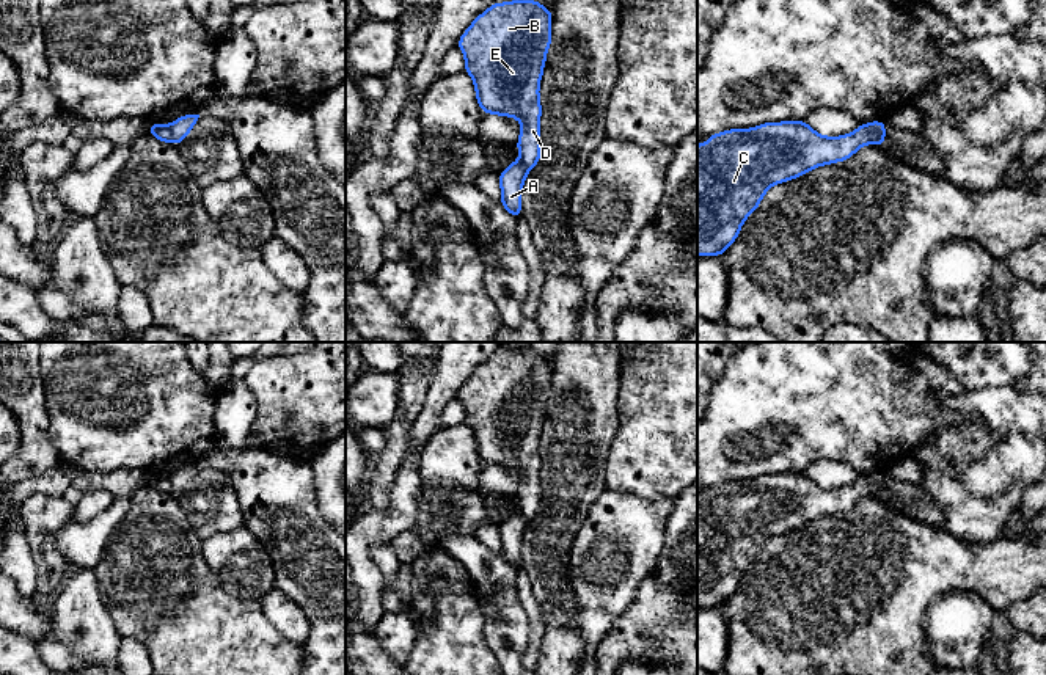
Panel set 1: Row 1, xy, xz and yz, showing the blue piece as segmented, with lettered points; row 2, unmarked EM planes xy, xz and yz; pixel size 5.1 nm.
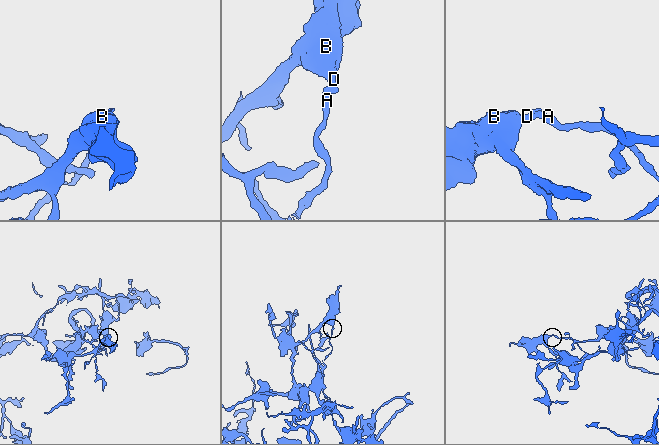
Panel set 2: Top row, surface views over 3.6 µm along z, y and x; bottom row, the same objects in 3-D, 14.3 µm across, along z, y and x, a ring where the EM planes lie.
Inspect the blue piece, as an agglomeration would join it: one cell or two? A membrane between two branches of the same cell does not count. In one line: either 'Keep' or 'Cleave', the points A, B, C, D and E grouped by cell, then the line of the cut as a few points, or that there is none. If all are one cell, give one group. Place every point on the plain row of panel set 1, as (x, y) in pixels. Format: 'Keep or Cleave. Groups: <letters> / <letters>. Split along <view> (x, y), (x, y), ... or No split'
Cleave. Groups: A / B C D E. Split along xy (168, 477), (173, 493)

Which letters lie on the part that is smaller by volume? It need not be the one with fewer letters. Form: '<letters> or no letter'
A

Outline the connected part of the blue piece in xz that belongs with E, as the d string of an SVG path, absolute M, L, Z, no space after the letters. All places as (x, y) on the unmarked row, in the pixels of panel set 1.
M536 352L492 355L485 364L474 370L455 397L463 402L463 422L473 429L482 465L512 468L521 472L517 501L528 523L540 512L539 436L551 396L551 366L553 363Z

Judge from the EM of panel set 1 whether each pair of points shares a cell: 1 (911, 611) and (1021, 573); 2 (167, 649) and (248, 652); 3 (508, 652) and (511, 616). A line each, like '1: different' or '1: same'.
1: same
2: same
3: same

